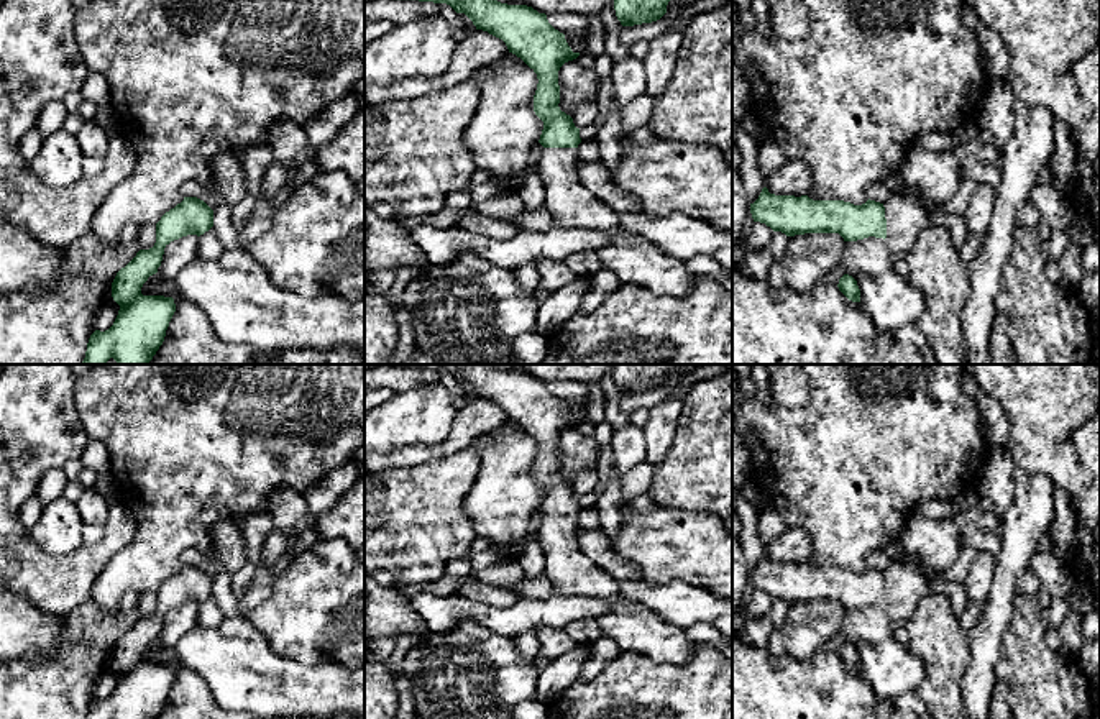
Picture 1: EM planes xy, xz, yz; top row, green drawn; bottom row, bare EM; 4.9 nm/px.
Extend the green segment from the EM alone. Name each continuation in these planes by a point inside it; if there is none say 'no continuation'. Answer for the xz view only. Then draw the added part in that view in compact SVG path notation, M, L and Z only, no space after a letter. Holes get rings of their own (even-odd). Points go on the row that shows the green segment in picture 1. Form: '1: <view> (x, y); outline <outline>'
1: xz (634, 260); outline M545 148L537 164L545 187L545 207L555 225L604 231L609 243L598 256L621 284L637 284L657 295L688 295L696 274L653 243L622 231L617 215L580 182L578 148Z

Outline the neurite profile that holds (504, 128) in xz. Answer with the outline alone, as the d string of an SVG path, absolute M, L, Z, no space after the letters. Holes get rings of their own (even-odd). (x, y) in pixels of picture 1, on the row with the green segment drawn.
M507 53L473 77L481 95L465 144L478 169L494 177L520 179L543 130L543 121L534 112L537 74Z

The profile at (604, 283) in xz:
M603 266L594 276L591 276L591 287L584 294L578 314L589 314L598 309L604 300L616 294L619 286L619 277Z

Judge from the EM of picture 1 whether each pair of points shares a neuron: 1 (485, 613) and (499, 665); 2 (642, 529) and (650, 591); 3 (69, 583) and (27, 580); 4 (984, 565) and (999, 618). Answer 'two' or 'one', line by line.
1: two
2: two
3: one
4: two

